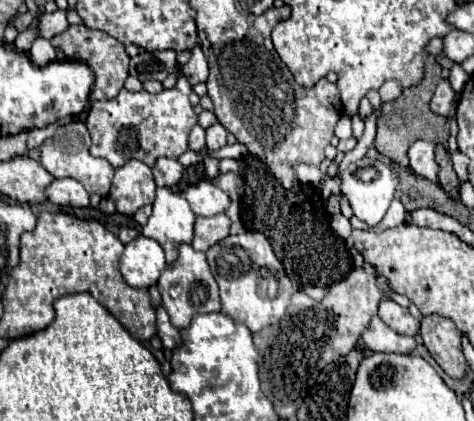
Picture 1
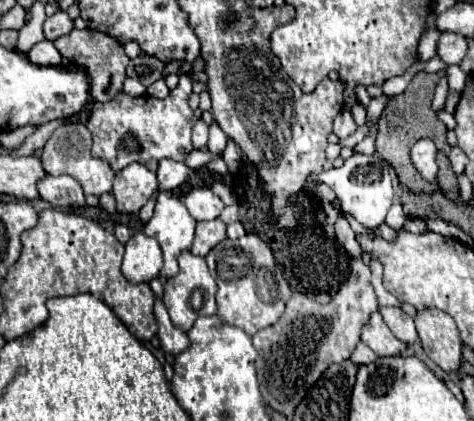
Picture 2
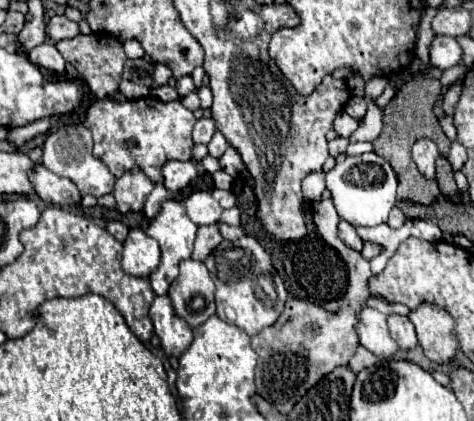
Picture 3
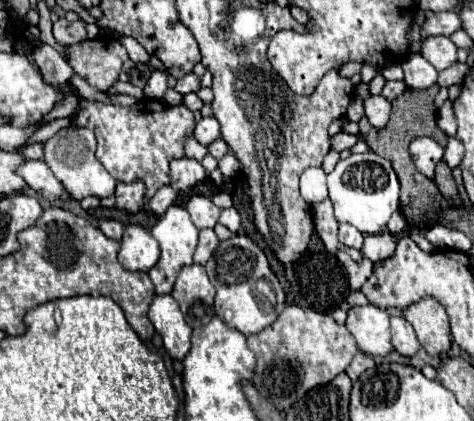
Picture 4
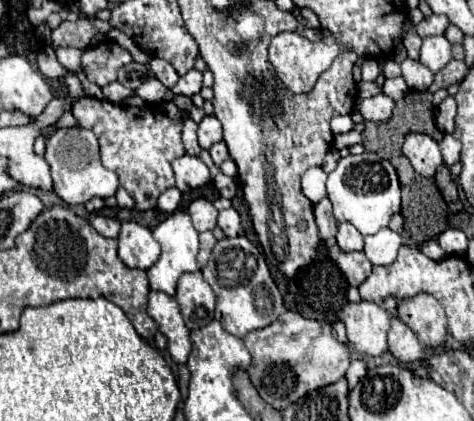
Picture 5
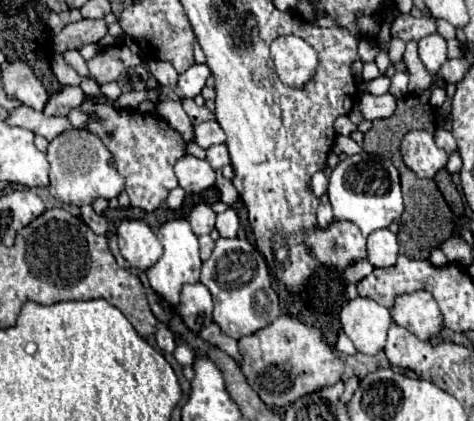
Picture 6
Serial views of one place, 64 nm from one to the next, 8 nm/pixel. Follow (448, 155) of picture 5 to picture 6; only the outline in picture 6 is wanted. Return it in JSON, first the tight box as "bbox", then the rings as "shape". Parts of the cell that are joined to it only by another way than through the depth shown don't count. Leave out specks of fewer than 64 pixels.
{"bbox":[436,128,456,154],"shape":[[[436,128],[436,144],[438,144],[440,148],[444,148],[448,154],[450,154],[452,150],[456,150],[456,138],[452,136],[452,132],[448,132],[448,130],[444,130],[444,128]]]}

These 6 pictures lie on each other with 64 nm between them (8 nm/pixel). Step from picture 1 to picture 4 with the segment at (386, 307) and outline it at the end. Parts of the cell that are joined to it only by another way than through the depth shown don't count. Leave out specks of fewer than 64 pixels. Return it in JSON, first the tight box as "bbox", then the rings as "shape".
{"bbox":[390,316,420,358],"shape":[[[392,316],[390,322],[392,322],[392,346],[394,346],[394,350],[400,352],[402,356],[412,358],[420,348],[418,338],[414,334],[414,328],[402,316]]]}

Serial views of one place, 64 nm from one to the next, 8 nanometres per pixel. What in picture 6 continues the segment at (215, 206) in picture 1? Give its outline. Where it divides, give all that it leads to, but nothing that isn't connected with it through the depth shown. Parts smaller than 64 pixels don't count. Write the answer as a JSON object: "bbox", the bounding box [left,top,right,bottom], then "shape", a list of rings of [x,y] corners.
{"bbox":[190,204,216,236],"shape":[[[206,204],[194,206],[194,210],[190,212],[190,226],[192,226],[192,232],[194,232],[196,236],[210,234],[210,232],[214,230],[214,218],[216,218],[216,214],[212,212],[210,206],[206,206]]]}

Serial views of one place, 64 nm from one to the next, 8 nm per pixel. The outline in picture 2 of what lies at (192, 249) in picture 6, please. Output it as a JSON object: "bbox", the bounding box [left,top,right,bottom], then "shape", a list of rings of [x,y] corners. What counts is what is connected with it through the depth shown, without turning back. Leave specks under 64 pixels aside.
{"bbox":[144,192,196,298],"shape":[[[160,192],[158,202],[156,202],[156,208],[154,208],[154,216],[152,216],[152,220],[144,226],[144,234],[156,238],[158,244],[160,244],[160,248],[162,248],[162,254],[164,254],[164,266],[162,266],[160,274],[150,282],[150,288],[152,288],[152,292],[156,294],[156,298],[162,298],[166,280],[170,280],[172,276],[176,276],[176,272],[178,272],[178,256],[180,256],[182,252],[188,252],[188,250],[192,248],[194,228],[196,228],[196,220],[188,214],[188,210],[186,210],[186,206],[182,204],[182,200],[178,200],[176,196],[170,196],[168,192]]]}

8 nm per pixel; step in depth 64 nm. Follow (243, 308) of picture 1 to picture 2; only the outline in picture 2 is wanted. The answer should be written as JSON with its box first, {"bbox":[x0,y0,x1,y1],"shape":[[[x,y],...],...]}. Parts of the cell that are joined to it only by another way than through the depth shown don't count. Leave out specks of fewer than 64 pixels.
{"bbox":[206,234,292,336],"shape":[[[246,234],[244,238],[236,240],[222,240],[212,252],[206,256],[206,264],[218,284],[216,304],[218,304],[218,316],[224,320],[224,296],[232,310],[230,324],[242,328],[250,336],[258,330],[276,324],[276,320],[282,316],[284,306],[292,294],[288,282],[282,276],[282,270],[274,264],[274,256],[270,246],[260,240],[256,234]]]}

